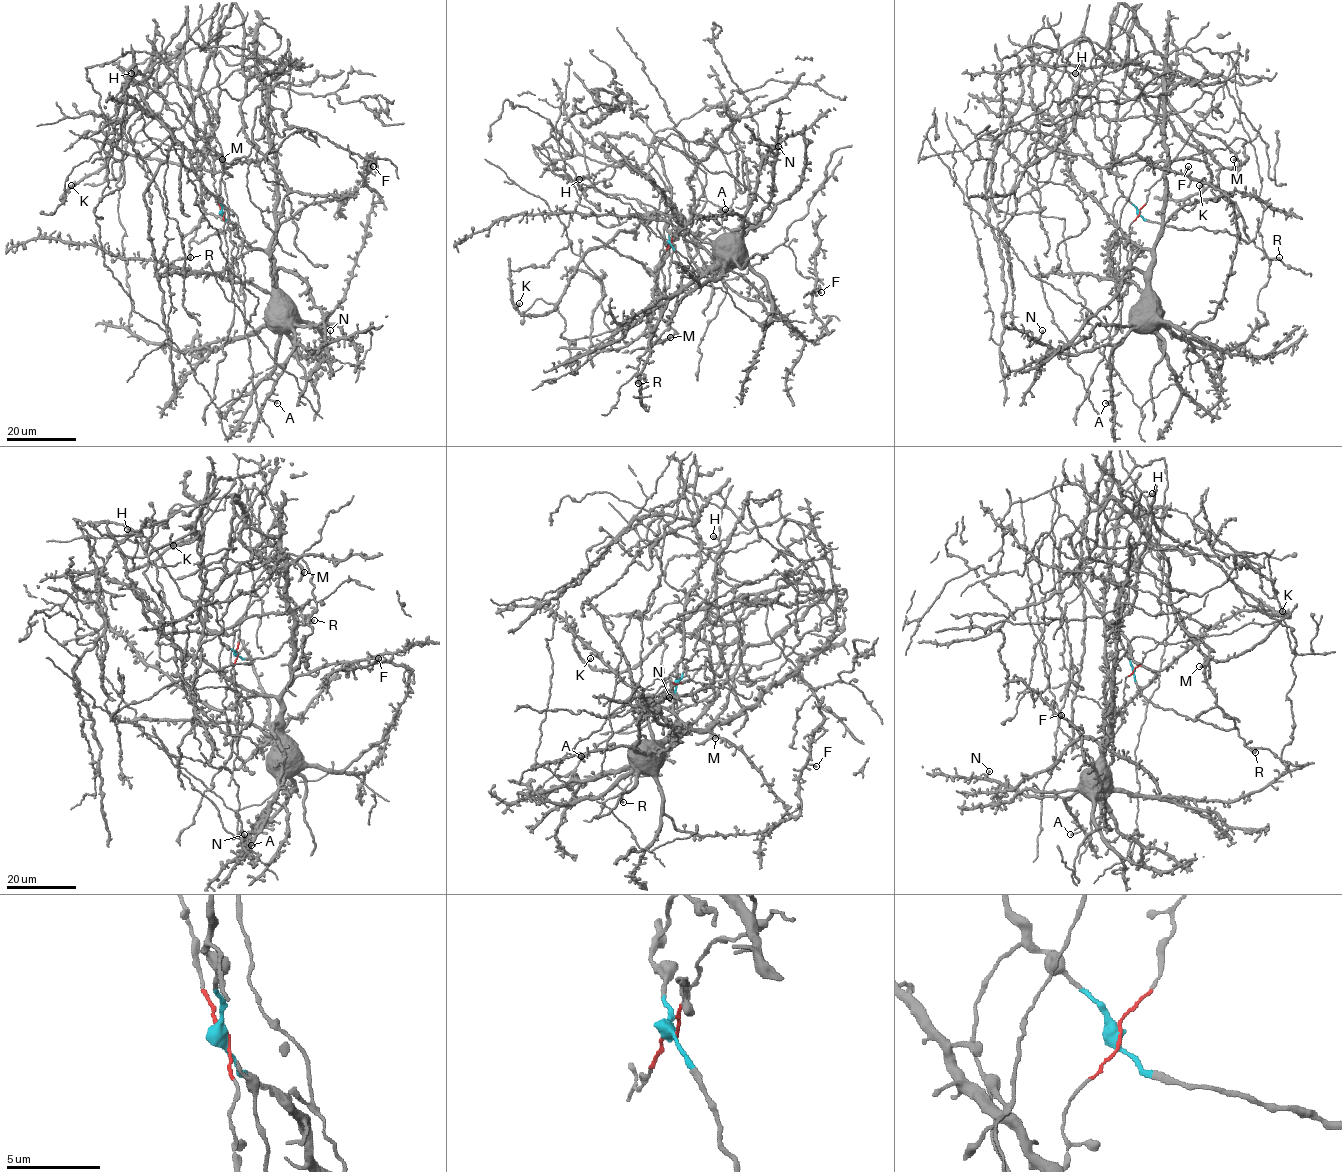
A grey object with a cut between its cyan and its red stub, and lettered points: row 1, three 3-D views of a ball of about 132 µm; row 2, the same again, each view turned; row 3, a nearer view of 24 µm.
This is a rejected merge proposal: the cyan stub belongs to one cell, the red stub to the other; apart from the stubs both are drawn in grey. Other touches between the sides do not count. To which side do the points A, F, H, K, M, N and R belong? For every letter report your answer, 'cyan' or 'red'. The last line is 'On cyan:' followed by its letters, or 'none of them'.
A: red
F: red
H: cyan
K: cyan
M: cyan
N: red
R: cyan
On cyan: H, K, M, R

